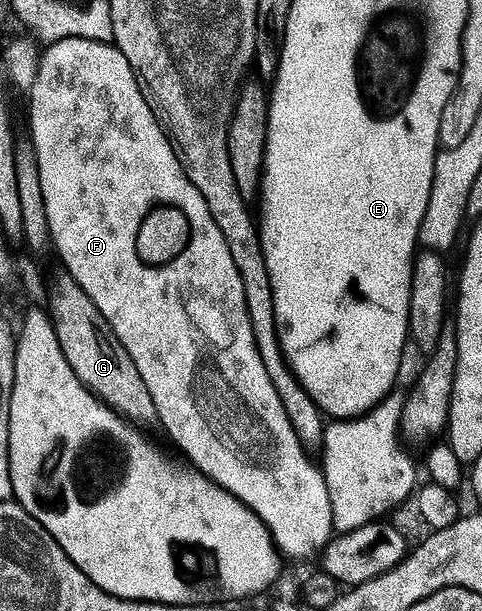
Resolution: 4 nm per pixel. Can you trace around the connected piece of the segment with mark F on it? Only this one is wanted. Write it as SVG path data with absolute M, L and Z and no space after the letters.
M64 38L55 44L47 44L41 49L36 78L28 89L28 96L28 138L36 150L40 190L44 192L44 210L48 214L50 244L62 259L61 267L70 272L72 278L76 278L76 282L84 290L84 294L88 294L88 298L96 302L96 310L104 314L108 326L116 334L116 338L120 338L124 350L132 354L132 362L136 362L136 370L140 370L140 378L144 378L144 386L148 386L148 394L152 394L152 402L156 402L160 428L170 435L171 442L187 456L185 459L193 467L224 490L228 490L237 500L244 502L244 506L248 506L262 519L274 539L274 545L283 557L291 556L294 560L317 557L330 543L334 532L332 502L328 498L324 474L315 461L314 464L310 461L310 456L306 453L309 452L307 445L300 442L284 406L280 403L280 394L276 394L276 386L272 386L272 378L268 378L268 370L264 370L264 362L260 362L260 350L256 350L256 338L252 338L252 322L246 309L244 284L240 282L240 270L236 270L236 262L232 262L228 242L224 242L220 226L216 226L212 214L208 214L208 202L204 202L200 190L196 190L188 174L184 174L169 138L164 134L160 122L152 114L140 90L132 66L128 66L128 58L124 58L124 54L120 54L120 50L115 48L113 43L92 42L88 38Z

